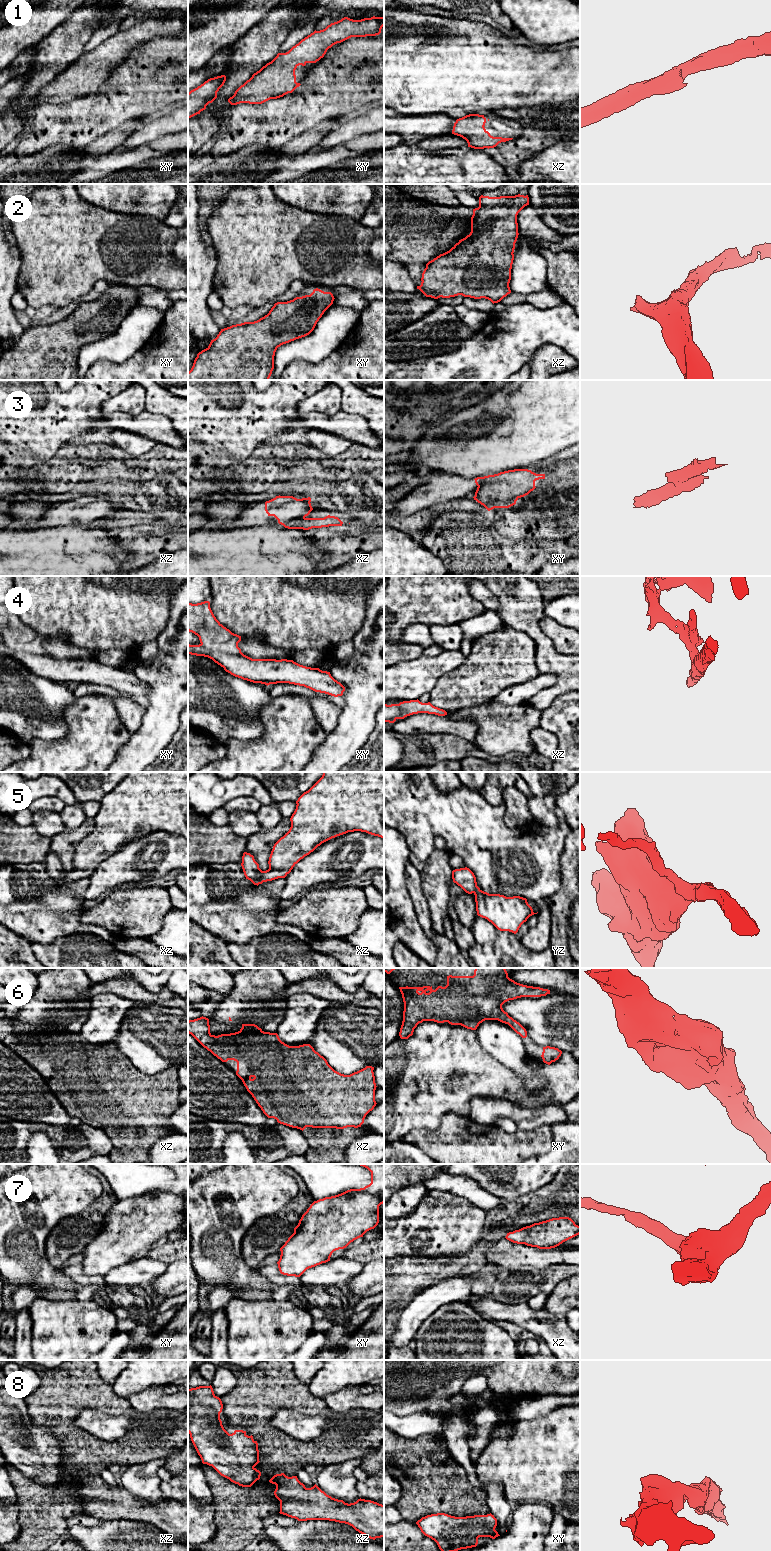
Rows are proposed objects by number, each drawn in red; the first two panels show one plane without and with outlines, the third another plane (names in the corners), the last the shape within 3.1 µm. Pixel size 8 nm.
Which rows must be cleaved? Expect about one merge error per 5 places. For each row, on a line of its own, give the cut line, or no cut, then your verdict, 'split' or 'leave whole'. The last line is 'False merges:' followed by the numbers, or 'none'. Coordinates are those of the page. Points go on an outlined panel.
1: cut none; leave whole
2: cut none; leave whole
3: cut xz (304, 516), (298, 519), (290, 519), (283, 525); split
4: cut none; leave whole
5: cut none; leave whole
6: cut none; leave whole
7: cut none; leave whole
8: cut none; leave whole
False merges: 3

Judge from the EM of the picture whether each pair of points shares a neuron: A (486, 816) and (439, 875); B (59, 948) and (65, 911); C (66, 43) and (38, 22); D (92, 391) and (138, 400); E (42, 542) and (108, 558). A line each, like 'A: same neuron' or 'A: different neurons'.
A: different neurons
B: different neurons
C: different neurons
D: different neurons
E: same neuron

